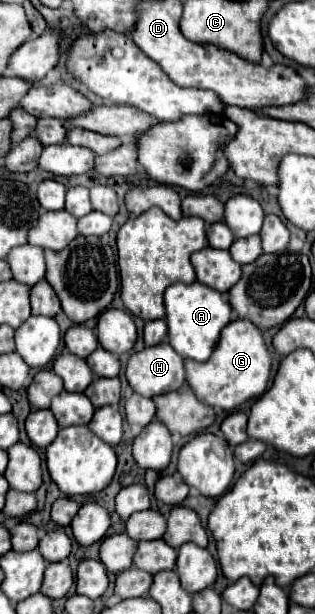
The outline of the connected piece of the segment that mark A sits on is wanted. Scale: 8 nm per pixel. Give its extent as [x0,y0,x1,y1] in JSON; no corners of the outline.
[164,281,232,361]

